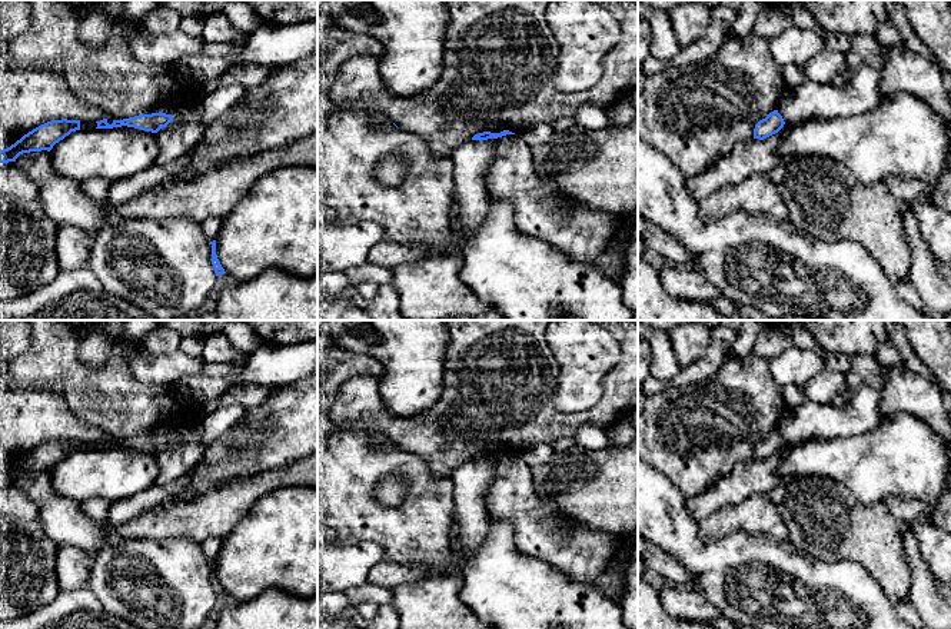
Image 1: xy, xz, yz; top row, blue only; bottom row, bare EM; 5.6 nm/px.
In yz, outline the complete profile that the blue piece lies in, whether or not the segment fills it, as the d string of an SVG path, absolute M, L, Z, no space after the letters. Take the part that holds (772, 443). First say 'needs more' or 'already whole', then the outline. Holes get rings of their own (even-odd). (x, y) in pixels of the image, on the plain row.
already whole; M778 430L769 433L765 439L759 440L754 449L754 459L764 460L784 447L785 442Z

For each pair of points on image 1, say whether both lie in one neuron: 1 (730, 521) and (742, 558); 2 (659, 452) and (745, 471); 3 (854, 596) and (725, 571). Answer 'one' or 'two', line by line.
1: two
2: two
3: one

